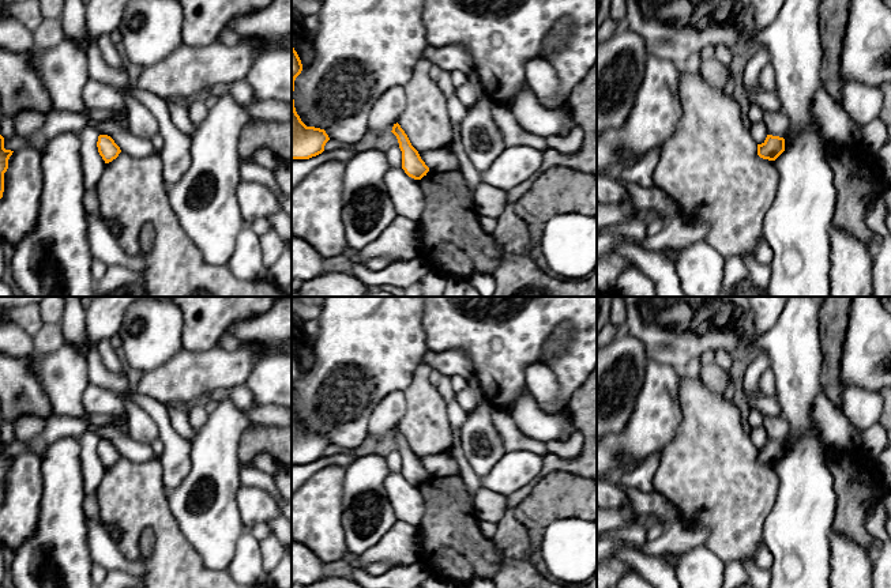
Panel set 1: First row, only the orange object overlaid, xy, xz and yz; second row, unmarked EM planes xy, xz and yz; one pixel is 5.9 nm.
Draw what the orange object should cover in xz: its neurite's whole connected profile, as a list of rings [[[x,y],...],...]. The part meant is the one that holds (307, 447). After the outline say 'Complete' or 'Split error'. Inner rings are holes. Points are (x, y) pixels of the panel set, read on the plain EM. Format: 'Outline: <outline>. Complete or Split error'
Outline: [[[292,351],[292,466],[309,464],[322,459],[330,445],[324,434],[307,431],[296,416],[293,404],[294,385],[301,376],[301,365]]]. Complete

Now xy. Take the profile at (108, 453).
Outline: [[[99,440],[97,446],[98,457],[105,466],[105,468],[112,467],[121,457],[120,452],[114,448],[114,445],[108,440]]]. Complete

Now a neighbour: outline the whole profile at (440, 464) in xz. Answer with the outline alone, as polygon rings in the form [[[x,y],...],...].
[[[435,453],[420,456],[418,459],[431,476],[447,478],[460,474],[460,470],[451,453]]]

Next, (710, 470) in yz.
[[[683,369],[677,373],[681,422],[674,440],[659,455],[653,489],[710,529],[706,547],[721,561],[753,561],[763,542],[764,521],[778,498],[774,466],[757,460],[757,449],[732,402],[710,391],[699,377],[688,378]]]

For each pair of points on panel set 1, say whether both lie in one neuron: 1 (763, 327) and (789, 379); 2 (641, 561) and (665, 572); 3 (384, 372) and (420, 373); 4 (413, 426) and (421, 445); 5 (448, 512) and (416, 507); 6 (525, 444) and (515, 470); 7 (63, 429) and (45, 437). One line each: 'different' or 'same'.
1: different
2: same
3: different
4: same
5: different
6: different
7: same

